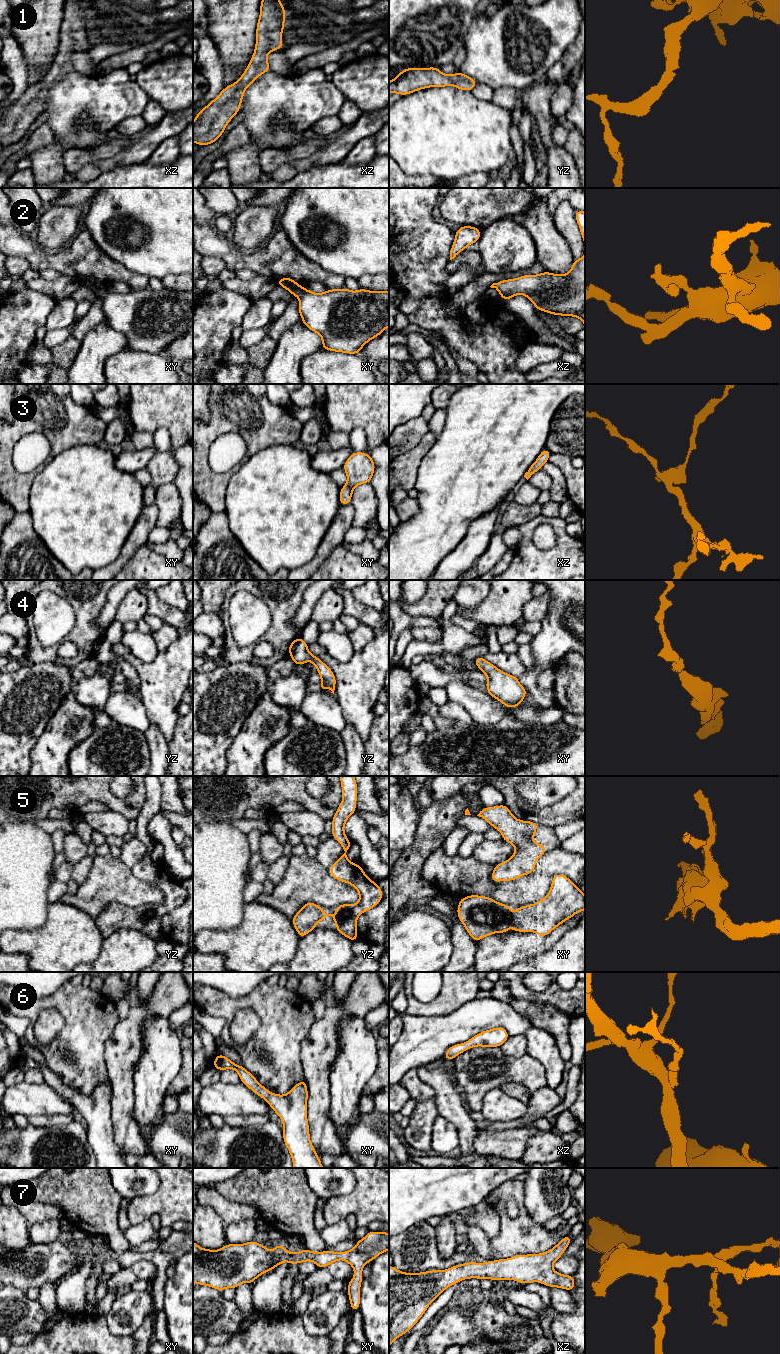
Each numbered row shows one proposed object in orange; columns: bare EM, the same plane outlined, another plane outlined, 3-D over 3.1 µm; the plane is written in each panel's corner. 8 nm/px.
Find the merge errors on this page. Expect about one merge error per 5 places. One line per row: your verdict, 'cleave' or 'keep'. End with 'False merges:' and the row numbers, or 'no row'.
1: keep
2: keep
3: keep
4: keep
5: keep
6: keep
7: keep
False merges: no row

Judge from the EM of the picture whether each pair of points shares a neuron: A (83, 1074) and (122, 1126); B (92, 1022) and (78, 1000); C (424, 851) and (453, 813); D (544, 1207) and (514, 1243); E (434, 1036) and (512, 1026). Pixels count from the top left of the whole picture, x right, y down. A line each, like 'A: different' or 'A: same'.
A: different
B: same
C: same
D: different
E: same

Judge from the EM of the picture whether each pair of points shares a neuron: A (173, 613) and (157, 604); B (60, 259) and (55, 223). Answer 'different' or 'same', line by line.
A: same
B: different

